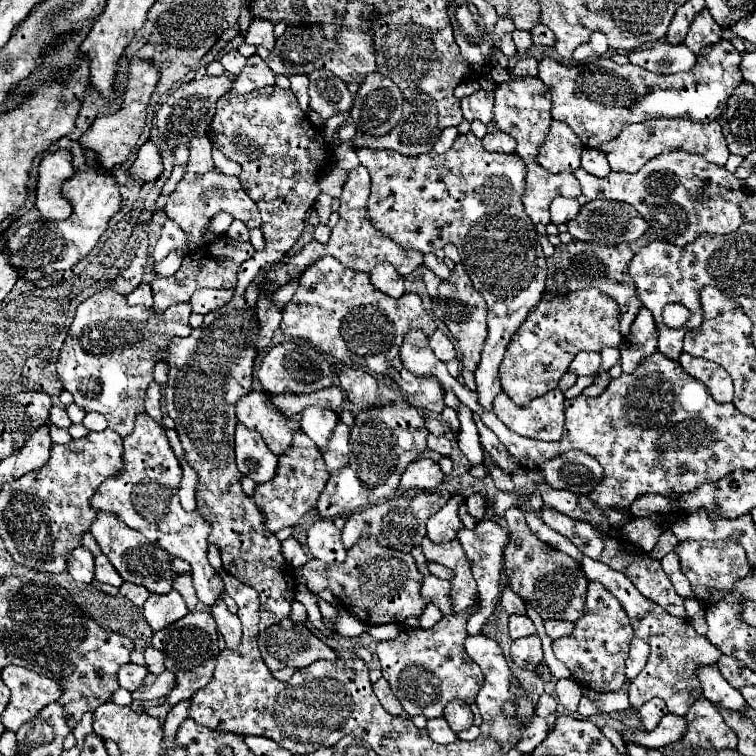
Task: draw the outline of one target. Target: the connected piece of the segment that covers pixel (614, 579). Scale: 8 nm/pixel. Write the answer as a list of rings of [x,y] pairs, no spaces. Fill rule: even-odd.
[[[583,557],[581,567],[583,567],[585,575],[591,581],[603,583],[619,599],[619,603],[623,605],[623,609],[627,611],[627,615],[631,619],[635,637],[641,637],[651,647],[651,655],[649,655],[649,661],[647,661],[645,669],[633,679],[633,683],[629,687],[631,707],[639,709],[649,699],[661,697],[667,703],[669,713],[685,715],[689,705],[703,695],[703,689],[701,689],[699,679],[697,679],[697,669],[699,667],[707,667],[707,665],[717,665],[717,661],[719,661],[719,657],[723,653],[719,653],[719,649],[715,649],[715,645],[711,645],[703,635],[699,635],[689,625],[687,619],[671,617],[657,603],[645,599],[623,573],[613,571],[605,563],[589,559],[589,557]]]

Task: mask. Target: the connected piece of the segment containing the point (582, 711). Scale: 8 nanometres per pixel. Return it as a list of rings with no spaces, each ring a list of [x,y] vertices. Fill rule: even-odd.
[[[583,697],[581,703],[579,703],[579,715],[583,717],[593,717],[593,715],[599,715],[599,707],[597,707],[597,701],[589,699],[589,697]]]

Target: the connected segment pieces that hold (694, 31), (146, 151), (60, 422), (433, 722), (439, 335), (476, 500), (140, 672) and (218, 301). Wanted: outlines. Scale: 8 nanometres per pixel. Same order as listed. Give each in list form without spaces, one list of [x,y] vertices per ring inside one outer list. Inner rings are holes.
[[[703,9],[701,13],[695,15],[695,19],[693,19],[691,27],[689,27],[689,33],[685,37],[685,45],[693,53],[699,53],[701,47],[717,43],[721,39],[721,33],[723,33],[723,29],[715,23],[711,13],[707,13],[707,9]]]
[[[147,141],[137,149],[137,159],[133,161],[129,173],[141,183],[151,183],[159,177],[161,171],[163,171],[163,165],[161,165],[159,149],[151,141]]]
[[[51,407],[51,415],[49,415],[49,423],[61,427],[61,429],[69,429],[71,425],[71,419],[67,417],[65,409],[63,407]]]
[[[443,717],[439,719],[429,719],[427,721],[427,731],[429,735],[437,741],[437,743],[453,743],[457,739],[457,735],[451,731],[451,727],[447,725],[447,721]]]
[[[437,329],[433,335],[431,335],[431,349],[433,353],[441,359],[441,361],[449,361],[453,359],[457,353],[455,353],[455,347],[451,343],[451,339],[447,337],[447,333],[443,329]]]
[[[473,493],[469,499],[467,499],[467,509],[469,509],[469,513],[477,519],[477,521],[481,521],[483,519],[483,513],[485,513],[485,497],[483,495],[479,495],[479,493]]]
[[[135,663],[121,665],[119,667],[119,685],[127,691],[135,691],[143,683],[145,675],[147,675],[147,669],[141,665],[135,665]]]
[[[199,289],[192,295],[189,303],[193,313],[205,315],[207,311],[213,311],[221,305],[225,305],[233,297],[233,291],[211,291],[211,289]]]

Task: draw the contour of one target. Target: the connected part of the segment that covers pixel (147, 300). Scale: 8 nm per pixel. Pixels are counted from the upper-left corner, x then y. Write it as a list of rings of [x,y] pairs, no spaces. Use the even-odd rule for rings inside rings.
[[[141,283],[135,291],[131,291],[127,295],[127,301],[131,305],[145,305],[145,307],[151,307],[153,305],[153,295],[151,295],[151,287],[147,283]]]

